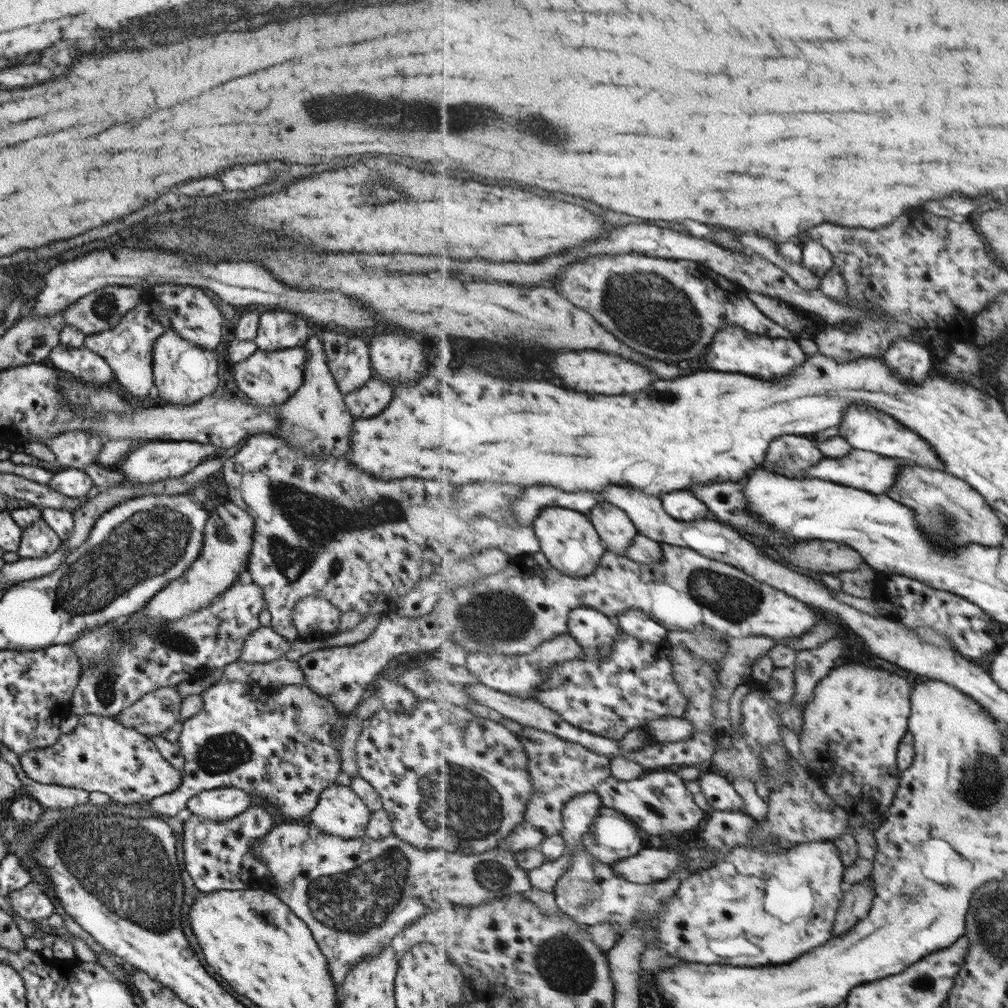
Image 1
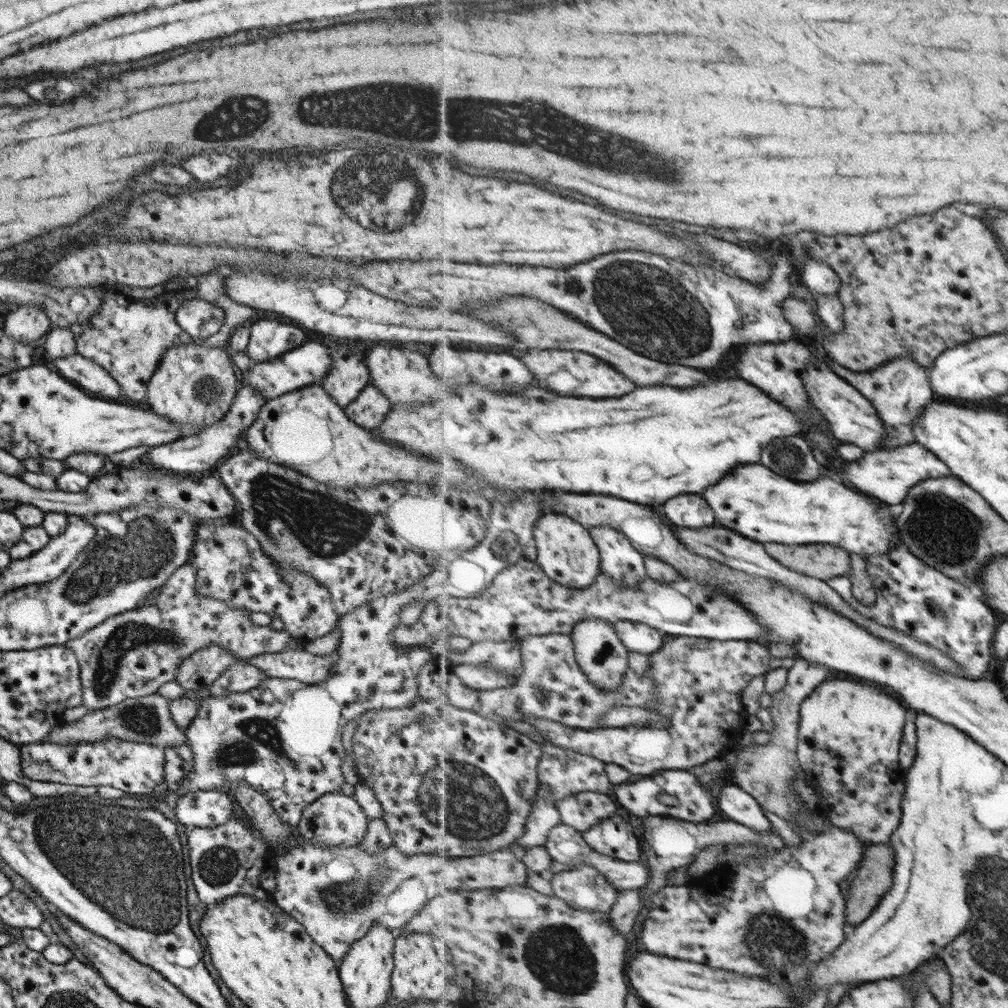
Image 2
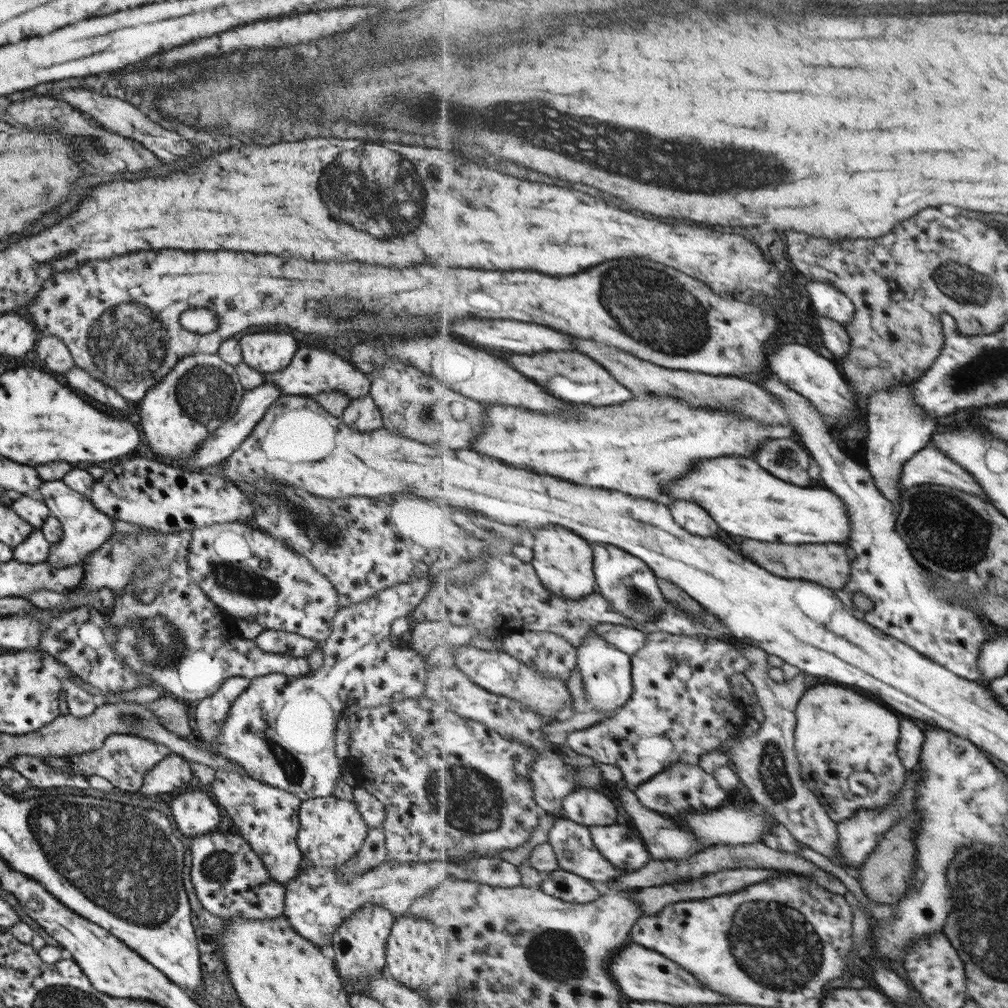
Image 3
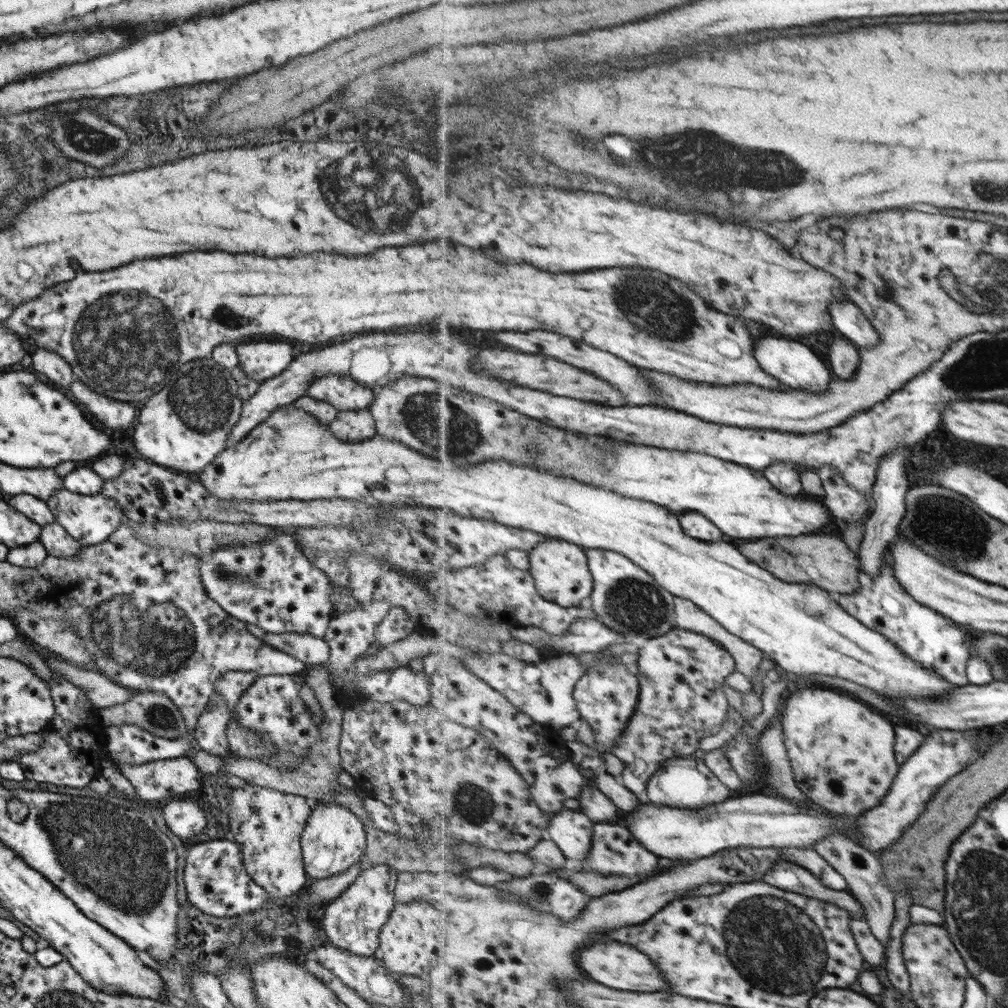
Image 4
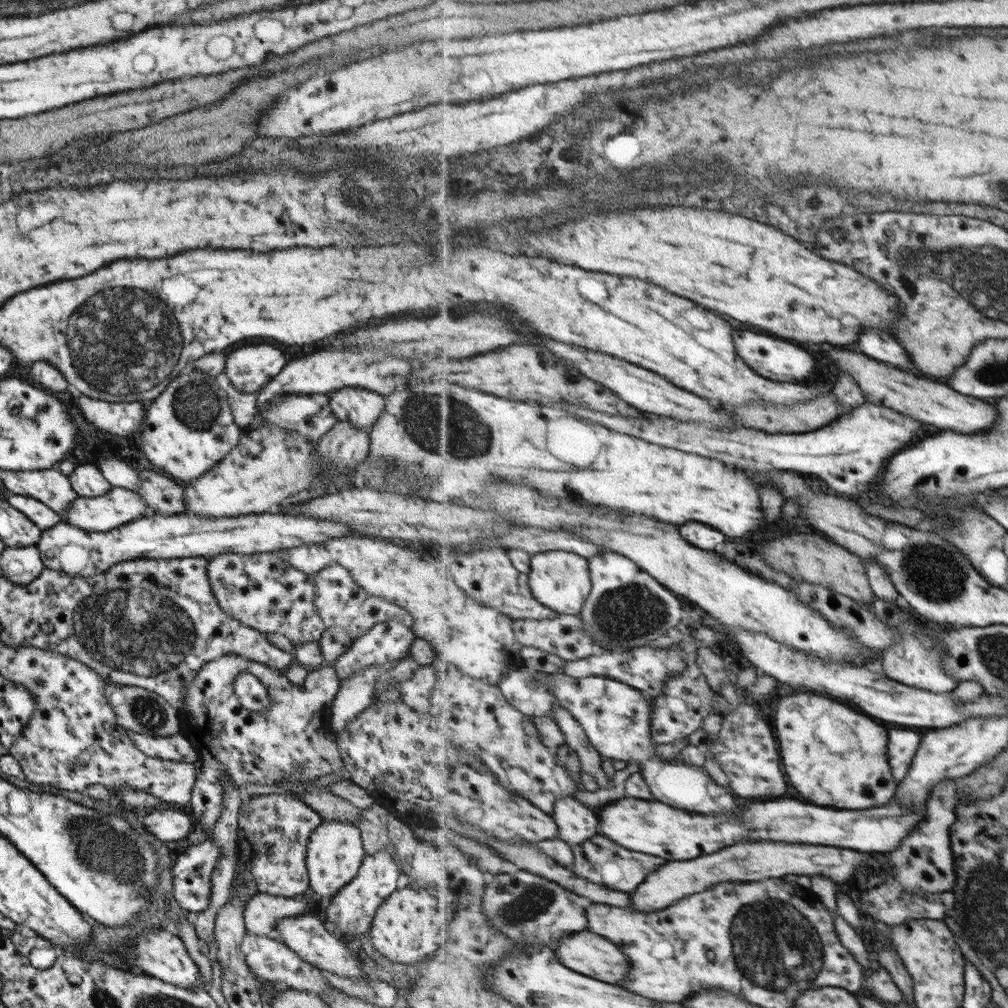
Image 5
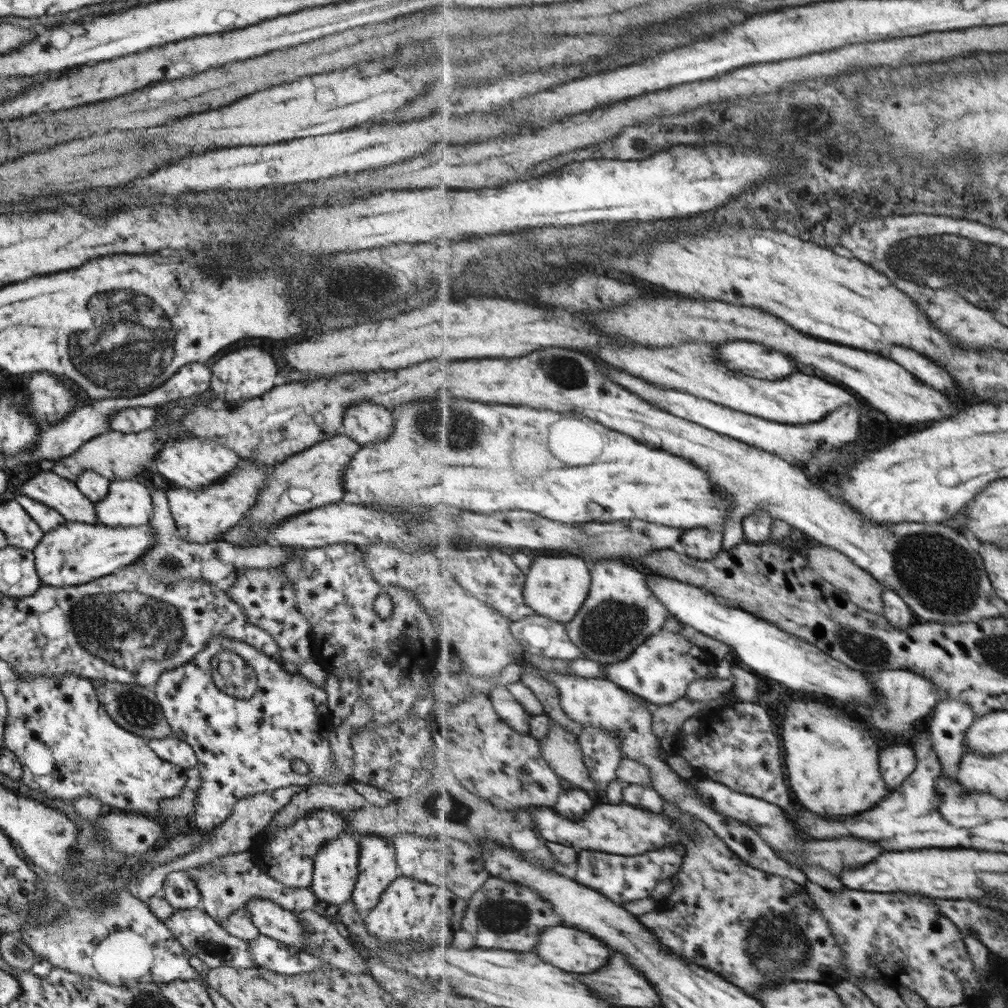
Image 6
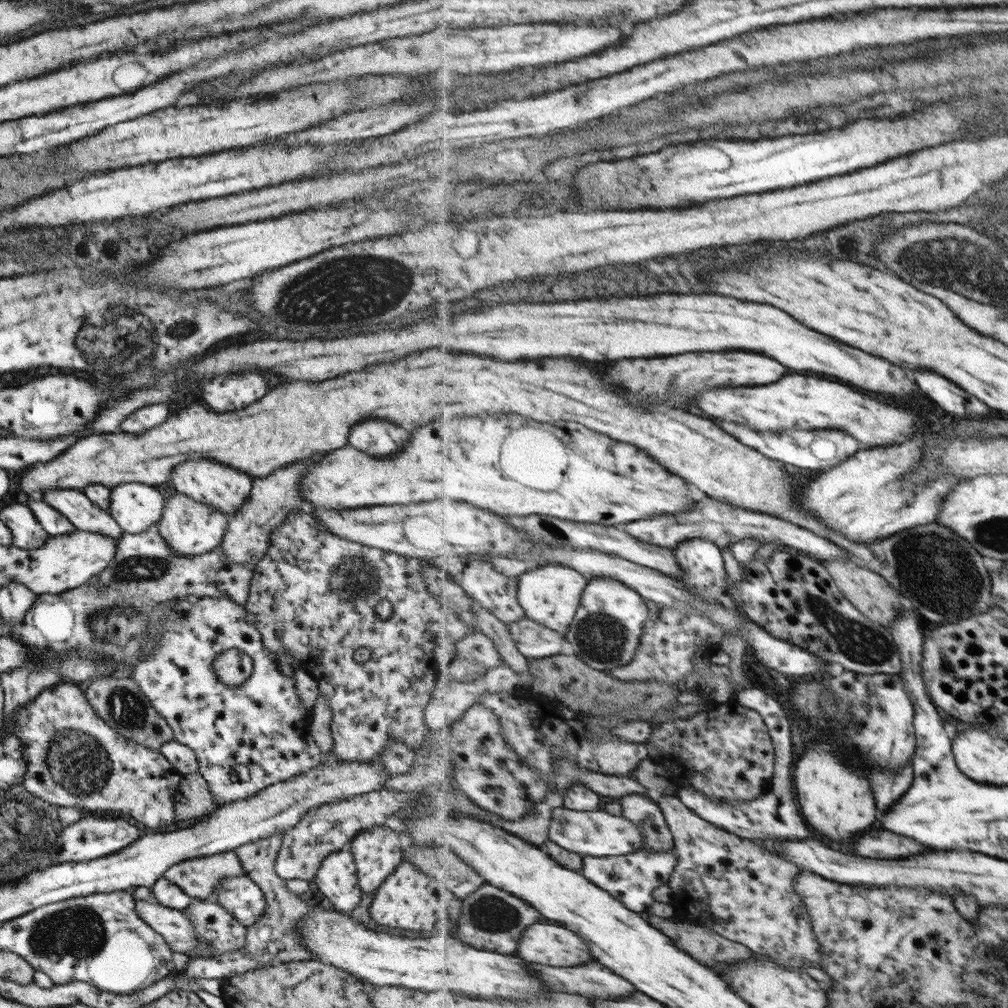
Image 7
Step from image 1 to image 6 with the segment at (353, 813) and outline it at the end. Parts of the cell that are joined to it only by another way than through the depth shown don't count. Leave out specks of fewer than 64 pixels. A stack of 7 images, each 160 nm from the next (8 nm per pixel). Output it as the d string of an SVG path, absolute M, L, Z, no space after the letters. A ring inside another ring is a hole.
M342 832L337 838L323 842L312 861L312 880L309 890L317 899L330 905L341 906L349 902L357 879L358 842Z

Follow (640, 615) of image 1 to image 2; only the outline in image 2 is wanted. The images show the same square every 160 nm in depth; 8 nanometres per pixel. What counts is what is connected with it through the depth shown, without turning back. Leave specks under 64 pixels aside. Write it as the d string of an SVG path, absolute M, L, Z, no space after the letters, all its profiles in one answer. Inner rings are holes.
M623 620L616 622L614 627L630 652L654 653L665 641L665 633L642 622Z

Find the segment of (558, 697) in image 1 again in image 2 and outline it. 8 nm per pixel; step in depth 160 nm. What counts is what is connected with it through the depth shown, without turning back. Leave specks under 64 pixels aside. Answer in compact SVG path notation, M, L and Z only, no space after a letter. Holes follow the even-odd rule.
M546 634L530 636L521 642L524 673L513 686L480 691L468 687L453 672L454 663L444 653L438 652L421 666L416 676L417 692L421 698L449 701L453 706L475 711L499 723L512 720L527 721L546 718L561 722L576 729L591 730L600 726L600 720L613 707L641 707L655 710L660 705L660 692L651 675L650 654L630 652L629 669L622 684L615 690L604 690L595 686L579 667L573 649L572 635Z

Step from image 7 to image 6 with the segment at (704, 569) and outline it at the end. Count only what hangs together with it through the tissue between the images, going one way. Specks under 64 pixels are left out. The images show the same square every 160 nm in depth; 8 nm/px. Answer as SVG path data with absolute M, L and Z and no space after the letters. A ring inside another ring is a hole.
M707 527L689 529L680 538L680 544L691 558L708 560L723 551L724 534L722 530L711 530Z

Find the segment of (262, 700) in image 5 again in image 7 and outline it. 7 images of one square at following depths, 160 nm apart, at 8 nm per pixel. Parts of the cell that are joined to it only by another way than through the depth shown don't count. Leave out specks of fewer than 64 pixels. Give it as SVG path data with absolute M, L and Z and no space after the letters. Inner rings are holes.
M231 648L215 657L211 668L219 682L230 687L238 687L251 674L251 659L240 650Z

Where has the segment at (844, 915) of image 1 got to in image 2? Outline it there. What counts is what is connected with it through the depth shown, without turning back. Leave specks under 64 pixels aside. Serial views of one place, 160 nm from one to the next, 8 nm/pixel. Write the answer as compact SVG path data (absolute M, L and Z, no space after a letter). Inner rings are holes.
M889 843L871 844L866 847L864 860L861 863L858 875L848 887L849 897L844 905L847 906L845 908L847 910L845 912L845 916L847 916L845 922L847 922L847 925L857 926L865 922L874 913L874 910L879 907L885 895L891 891L891 888L893 888L895 856L894 848Z

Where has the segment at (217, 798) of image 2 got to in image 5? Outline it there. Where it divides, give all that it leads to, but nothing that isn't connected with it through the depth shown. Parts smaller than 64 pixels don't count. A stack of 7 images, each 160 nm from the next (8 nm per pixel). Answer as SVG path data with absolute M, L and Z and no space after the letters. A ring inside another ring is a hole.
M181 807L163 812L151 812L141 818L141 824L149 834L161 842L179 840L191 830L191 817Z

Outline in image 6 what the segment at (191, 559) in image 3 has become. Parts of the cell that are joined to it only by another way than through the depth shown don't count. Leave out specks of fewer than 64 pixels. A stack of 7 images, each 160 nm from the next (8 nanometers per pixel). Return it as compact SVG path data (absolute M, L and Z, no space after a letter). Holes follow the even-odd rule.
M277 567L246 568L236 574L236 581L227 592L232 601L239 603L247 622L267 631L276 641L278 648L277 659L280 663L291 663L301 666L311 659L311 631L304 616L296 611L294 590Z

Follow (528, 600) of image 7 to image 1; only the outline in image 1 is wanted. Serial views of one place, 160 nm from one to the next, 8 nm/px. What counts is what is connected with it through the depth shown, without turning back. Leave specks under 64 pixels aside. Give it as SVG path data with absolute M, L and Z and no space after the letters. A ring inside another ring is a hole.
M560 506L546 508L540 511L539 517L533 520L533 528L539 537L541 551L549 562L557 570L573 578L593 574L607 551L589 514L583 514L577 510Z

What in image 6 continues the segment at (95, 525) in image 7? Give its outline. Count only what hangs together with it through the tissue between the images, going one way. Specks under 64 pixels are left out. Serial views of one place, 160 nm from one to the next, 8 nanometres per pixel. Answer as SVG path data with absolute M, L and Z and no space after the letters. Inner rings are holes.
M50 470L27 472L27 482L21 486L21 495L31 497L56 510L64 521L95 525L94 503L85 498L74 482L65 480Z

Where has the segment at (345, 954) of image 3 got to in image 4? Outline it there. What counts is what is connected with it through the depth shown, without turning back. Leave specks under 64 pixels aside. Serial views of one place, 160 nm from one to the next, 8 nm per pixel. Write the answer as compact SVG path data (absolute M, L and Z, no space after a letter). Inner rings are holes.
M373 865L341 892L341 896L328 901L323 910L320 931L333 946L344 948L353 954L371 957L378 947L379 932L394 907L396 870L387 865Z

